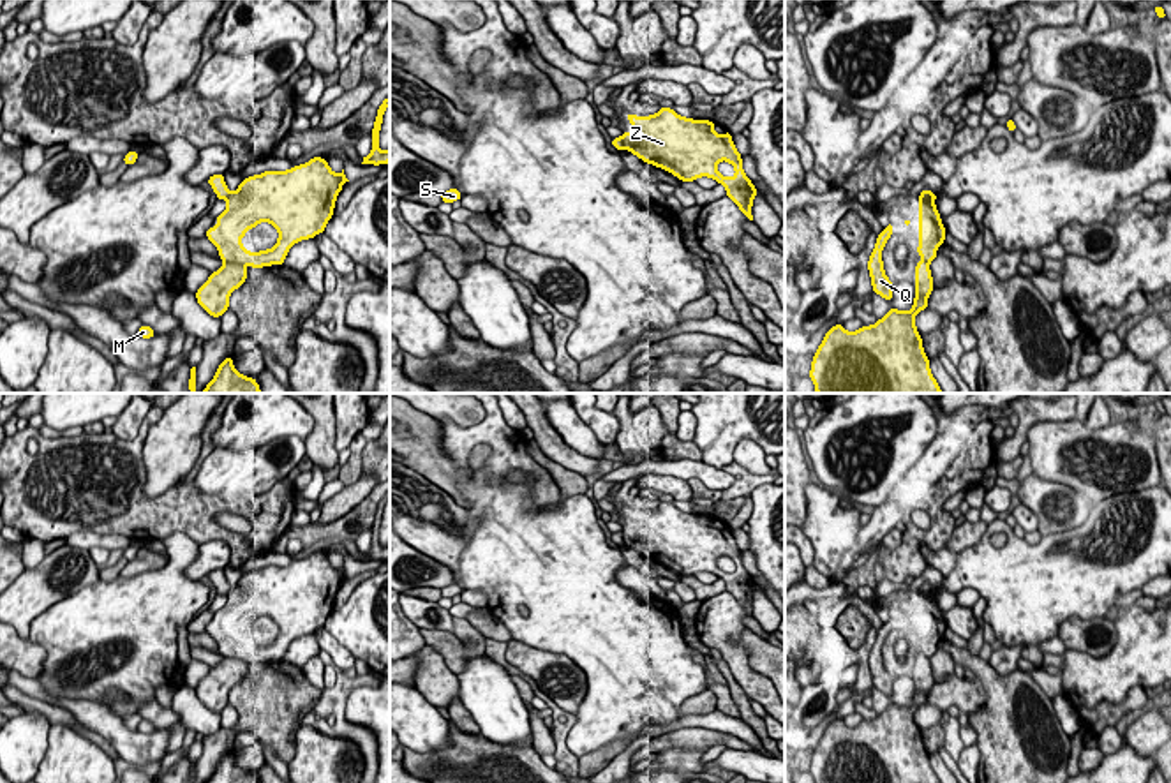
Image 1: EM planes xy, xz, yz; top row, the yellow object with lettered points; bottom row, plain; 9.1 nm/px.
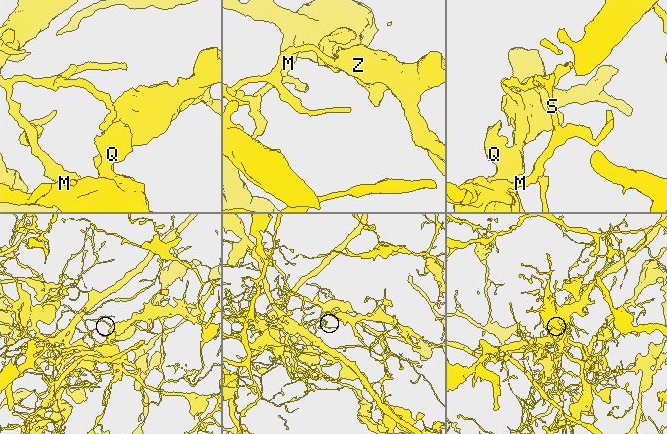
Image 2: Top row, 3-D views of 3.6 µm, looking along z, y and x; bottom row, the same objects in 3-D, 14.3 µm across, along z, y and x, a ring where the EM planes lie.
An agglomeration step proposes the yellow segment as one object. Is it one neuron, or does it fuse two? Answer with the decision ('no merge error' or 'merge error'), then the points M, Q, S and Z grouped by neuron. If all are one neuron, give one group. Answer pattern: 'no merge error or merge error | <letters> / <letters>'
merge error | M S / Q Z

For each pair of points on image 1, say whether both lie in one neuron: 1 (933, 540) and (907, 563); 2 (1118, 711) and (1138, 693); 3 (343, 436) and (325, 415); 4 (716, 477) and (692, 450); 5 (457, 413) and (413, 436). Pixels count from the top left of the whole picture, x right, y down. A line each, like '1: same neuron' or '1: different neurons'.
1: same neuron
2: same neuron
3: different neurons
4: different neurons
5: different neurons

